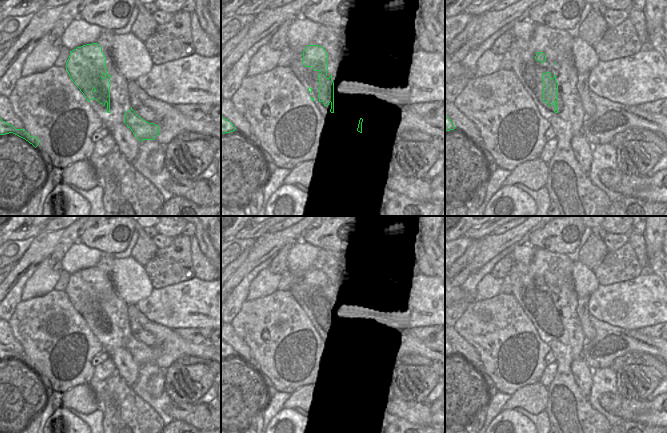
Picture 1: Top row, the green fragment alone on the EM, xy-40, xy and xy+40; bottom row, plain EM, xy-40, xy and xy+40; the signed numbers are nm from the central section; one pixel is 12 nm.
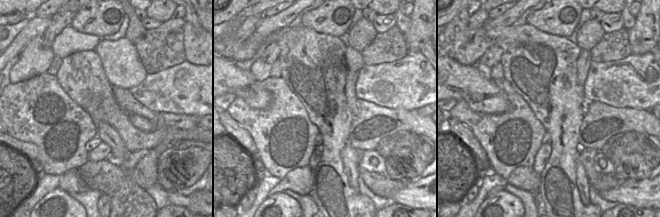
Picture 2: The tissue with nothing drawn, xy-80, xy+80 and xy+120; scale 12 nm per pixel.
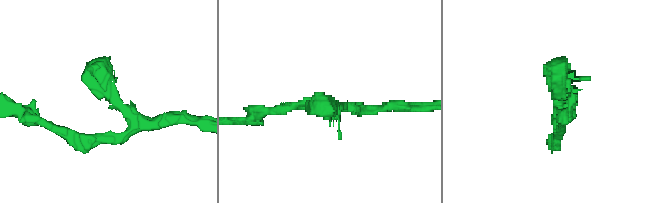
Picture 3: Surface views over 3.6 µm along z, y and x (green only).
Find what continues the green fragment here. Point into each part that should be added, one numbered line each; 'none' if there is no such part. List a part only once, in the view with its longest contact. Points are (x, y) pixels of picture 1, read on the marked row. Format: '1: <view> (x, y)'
none

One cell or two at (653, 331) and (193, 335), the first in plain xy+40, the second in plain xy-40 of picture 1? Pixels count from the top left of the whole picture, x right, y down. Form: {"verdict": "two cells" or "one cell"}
{"verdict": "one cell"}

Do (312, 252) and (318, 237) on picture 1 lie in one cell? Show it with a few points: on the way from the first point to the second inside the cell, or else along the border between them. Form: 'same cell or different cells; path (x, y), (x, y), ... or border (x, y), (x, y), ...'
different cells; border (303, 240), (320, 248)

